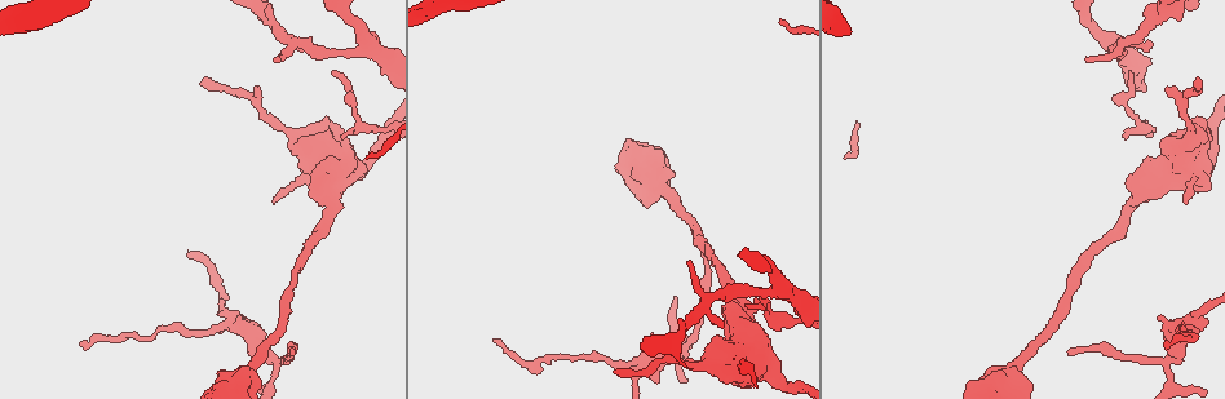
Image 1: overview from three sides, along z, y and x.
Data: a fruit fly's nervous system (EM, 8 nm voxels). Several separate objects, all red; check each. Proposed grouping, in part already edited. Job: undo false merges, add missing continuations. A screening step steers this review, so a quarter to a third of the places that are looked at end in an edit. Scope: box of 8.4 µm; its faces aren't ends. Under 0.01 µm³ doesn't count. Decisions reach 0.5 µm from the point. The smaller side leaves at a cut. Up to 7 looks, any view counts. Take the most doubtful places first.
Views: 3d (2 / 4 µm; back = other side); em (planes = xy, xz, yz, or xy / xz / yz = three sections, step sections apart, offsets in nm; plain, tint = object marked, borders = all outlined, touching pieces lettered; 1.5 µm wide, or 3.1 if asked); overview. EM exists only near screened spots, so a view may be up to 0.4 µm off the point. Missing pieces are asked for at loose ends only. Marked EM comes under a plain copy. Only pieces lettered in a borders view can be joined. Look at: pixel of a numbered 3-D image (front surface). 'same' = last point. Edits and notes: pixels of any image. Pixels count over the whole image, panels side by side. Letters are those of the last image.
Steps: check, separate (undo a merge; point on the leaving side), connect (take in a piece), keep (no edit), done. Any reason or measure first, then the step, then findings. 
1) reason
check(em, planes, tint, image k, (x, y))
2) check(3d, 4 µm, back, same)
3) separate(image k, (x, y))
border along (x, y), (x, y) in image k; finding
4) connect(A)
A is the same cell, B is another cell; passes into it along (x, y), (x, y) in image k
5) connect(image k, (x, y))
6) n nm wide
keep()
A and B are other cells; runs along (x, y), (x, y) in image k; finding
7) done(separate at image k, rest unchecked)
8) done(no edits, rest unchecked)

thin end
check(em, planes, borders, image 1, (1084, 59))

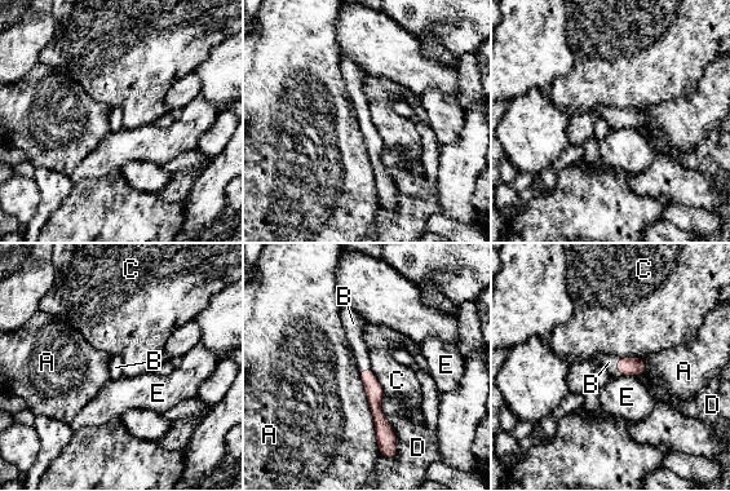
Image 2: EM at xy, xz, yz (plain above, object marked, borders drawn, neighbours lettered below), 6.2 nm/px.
110 nm wide
connect(B)
B is the same cell, A, C, D and E are other cells; passes into it along (635, 366), (616, 366), (609, 362) in image 2; the neuron continues

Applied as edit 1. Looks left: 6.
a fork
check(em, xy, step 4, tint, image 1, (689, 339))

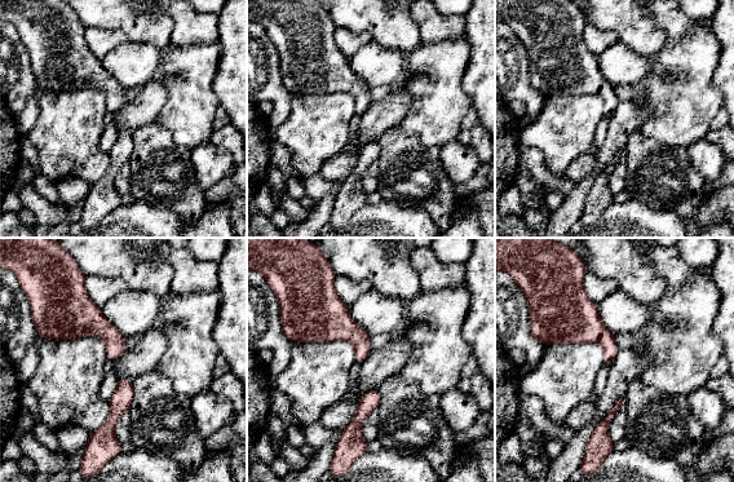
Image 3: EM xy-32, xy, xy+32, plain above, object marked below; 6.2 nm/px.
check(em, xy, step 4, borders, same)

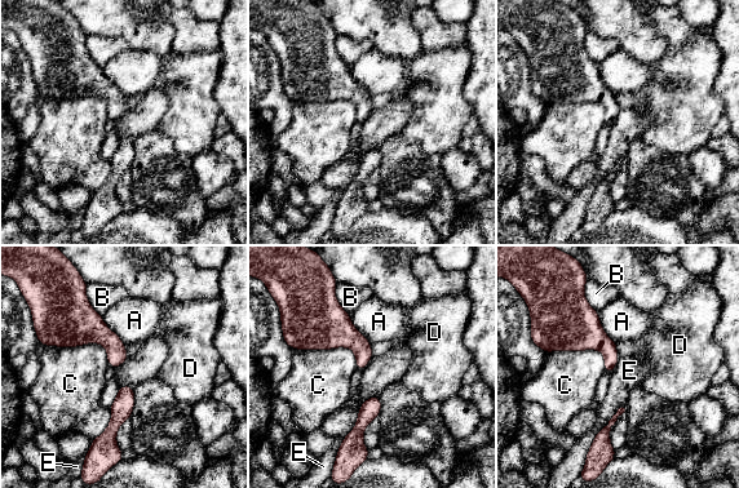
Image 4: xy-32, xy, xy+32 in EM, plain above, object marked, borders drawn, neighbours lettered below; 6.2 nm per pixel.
E touches over 360 nm
keep()
A, B, C, D and E are other cells; all the same neuron

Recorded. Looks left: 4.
free end
check(3d, 4 µm, image 1, (255, 85))

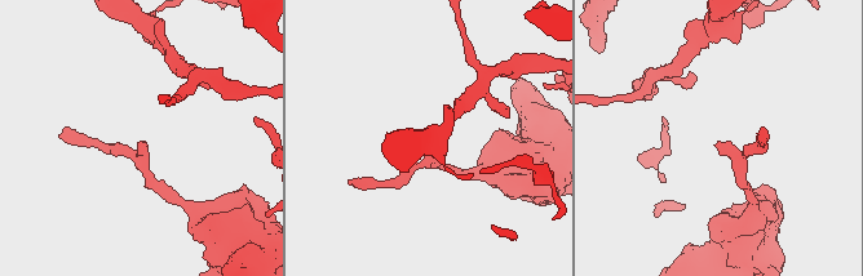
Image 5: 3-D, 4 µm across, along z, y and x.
now the EM
check(em, planes, borders, image 5, (718, 142))

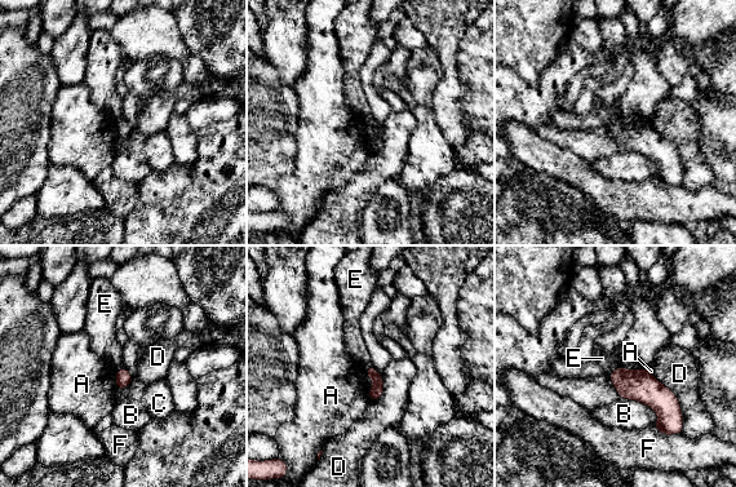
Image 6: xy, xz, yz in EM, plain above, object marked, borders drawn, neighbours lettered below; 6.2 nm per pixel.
keep()
A, B, C, D, E and F are other cells; border along (619, 364), (610, 375) in image 6; none of them fits

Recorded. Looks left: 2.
done(connect at image 2, rest unchecked)

